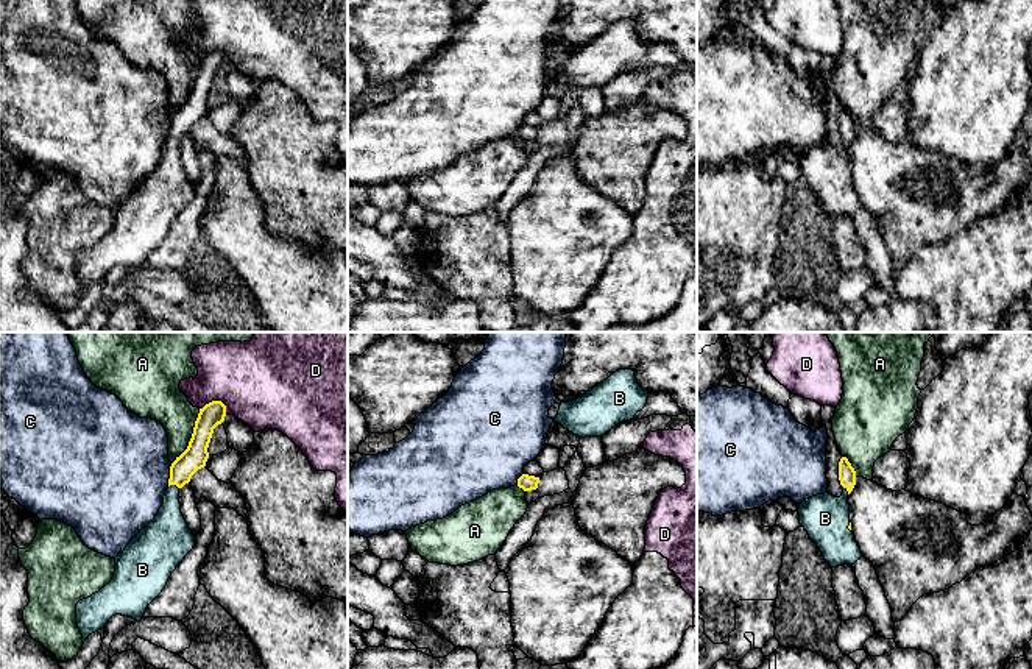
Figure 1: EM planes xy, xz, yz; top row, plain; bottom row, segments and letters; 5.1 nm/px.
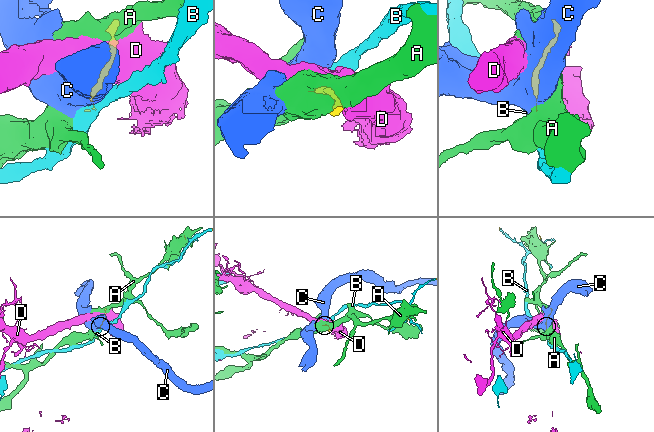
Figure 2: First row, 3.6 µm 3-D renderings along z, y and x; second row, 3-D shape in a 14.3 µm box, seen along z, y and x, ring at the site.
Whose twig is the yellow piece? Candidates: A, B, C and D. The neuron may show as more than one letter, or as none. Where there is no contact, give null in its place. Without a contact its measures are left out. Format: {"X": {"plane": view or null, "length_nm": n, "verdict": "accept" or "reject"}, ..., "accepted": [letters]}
{"A": {"plane": "xy", "length_nm": 320, "verdict": "reject"}, "B": {"plane": "xy", "length_nm": 60, "verdict": "accept"}, "C": {"plane": "xy", "length_nm": 120, "verdict": "reject"}, "D": {"plane": "xy", "length_nm": 150, "verdict": "reject"}, "accepted": ["B"]}

